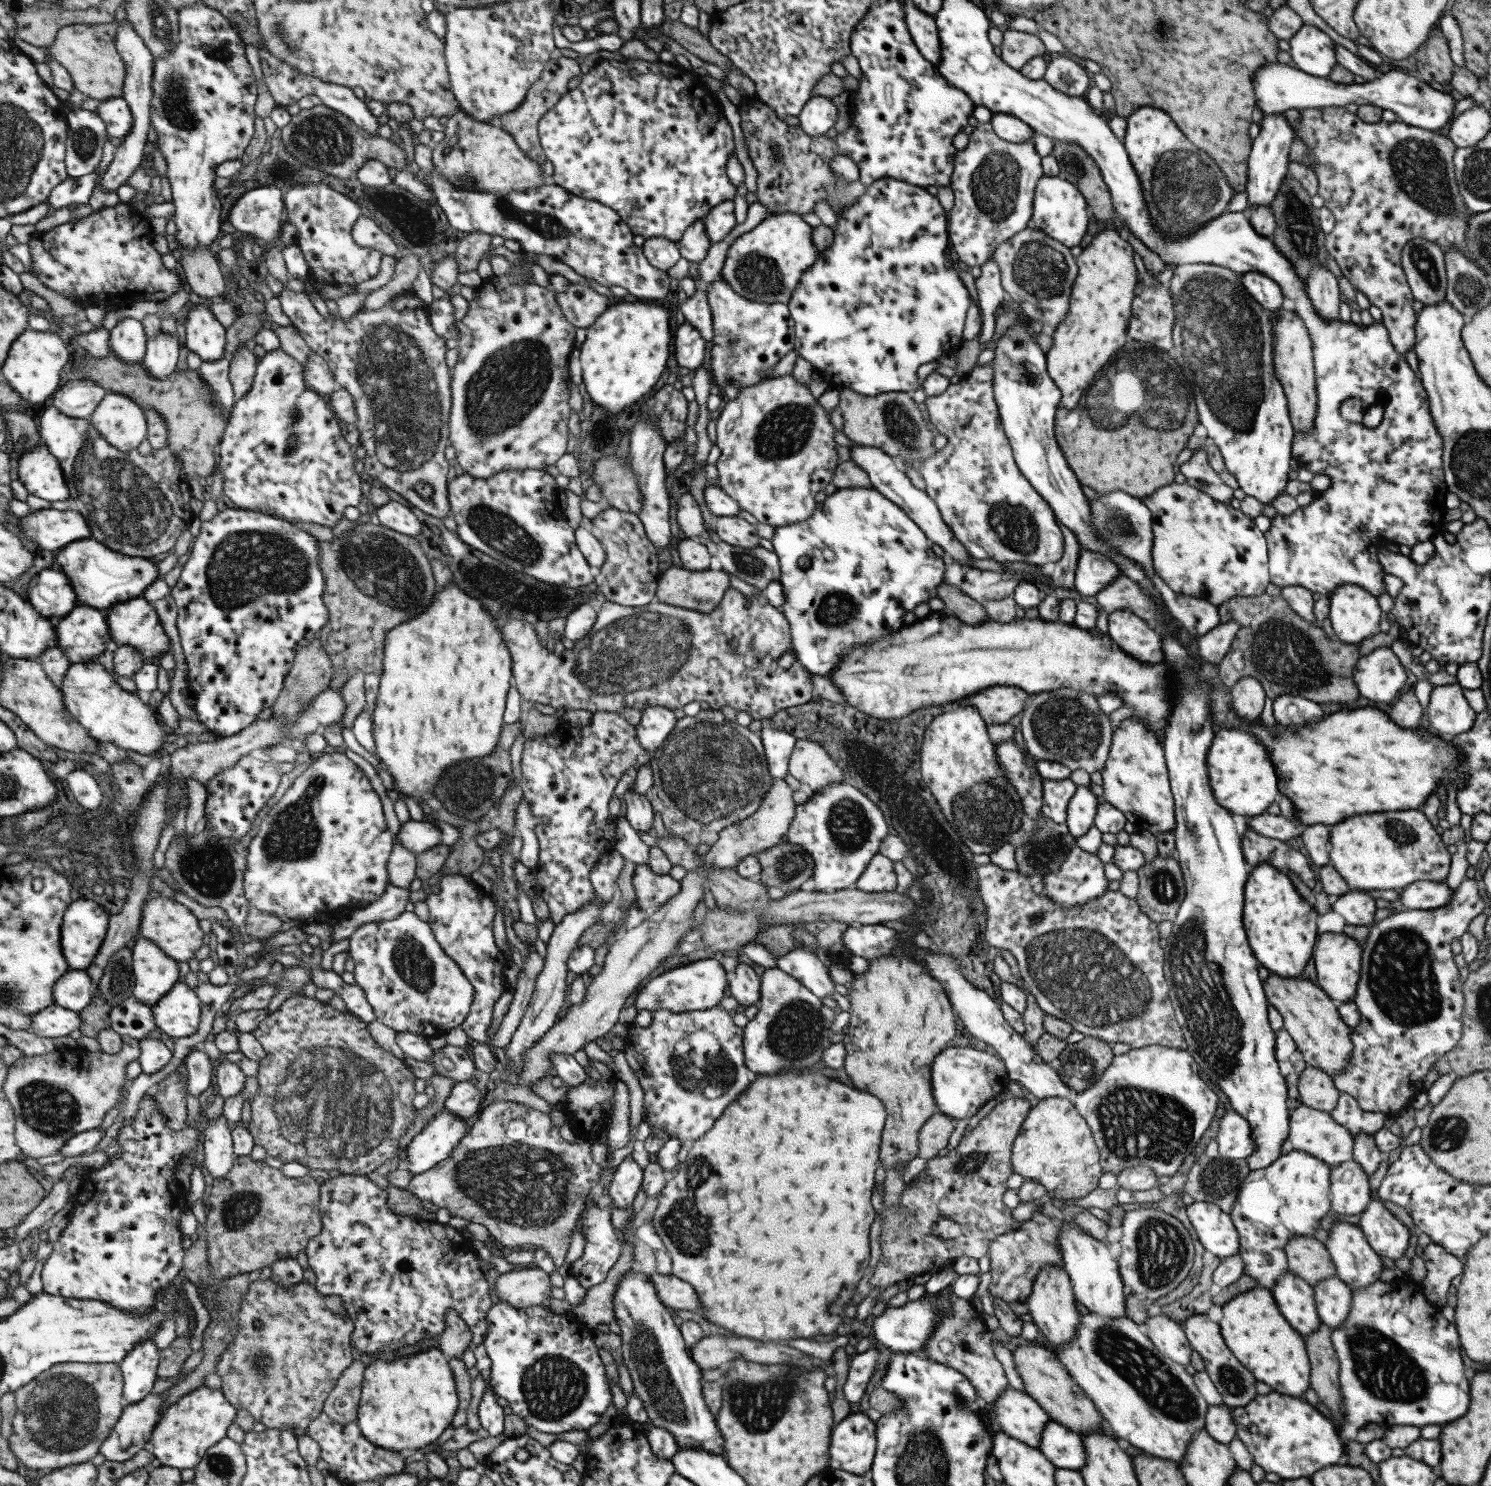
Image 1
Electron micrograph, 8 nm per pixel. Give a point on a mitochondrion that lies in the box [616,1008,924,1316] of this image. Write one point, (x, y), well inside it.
(700, 1067)

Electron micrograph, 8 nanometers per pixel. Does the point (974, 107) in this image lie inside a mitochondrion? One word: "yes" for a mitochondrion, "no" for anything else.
no

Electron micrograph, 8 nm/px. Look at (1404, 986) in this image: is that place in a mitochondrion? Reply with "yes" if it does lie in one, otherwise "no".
yes

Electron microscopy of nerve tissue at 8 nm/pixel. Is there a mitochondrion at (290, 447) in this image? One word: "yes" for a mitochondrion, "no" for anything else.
yes

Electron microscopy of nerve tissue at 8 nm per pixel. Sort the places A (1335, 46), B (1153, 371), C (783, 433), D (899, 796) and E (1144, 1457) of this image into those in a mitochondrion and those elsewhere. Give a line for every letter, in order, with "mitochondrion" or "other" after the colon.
A: other
B: mitochondrion
C: mitochondrion
D: other
E: other

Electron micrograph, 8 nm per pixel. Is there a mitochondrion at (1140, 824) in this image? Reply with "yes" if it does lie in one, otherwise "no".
no

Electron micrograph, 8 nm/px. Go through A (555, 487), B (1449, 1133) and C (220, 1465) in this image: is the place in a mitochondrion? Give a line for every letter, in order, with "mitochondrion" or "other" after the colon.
A: other
B: mitochondrion
C: mitochondrion

